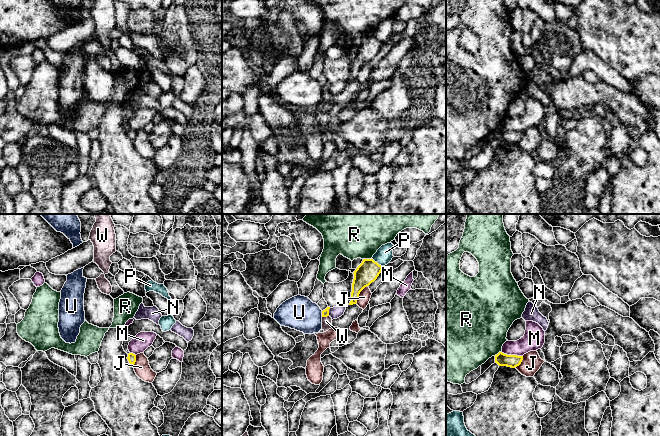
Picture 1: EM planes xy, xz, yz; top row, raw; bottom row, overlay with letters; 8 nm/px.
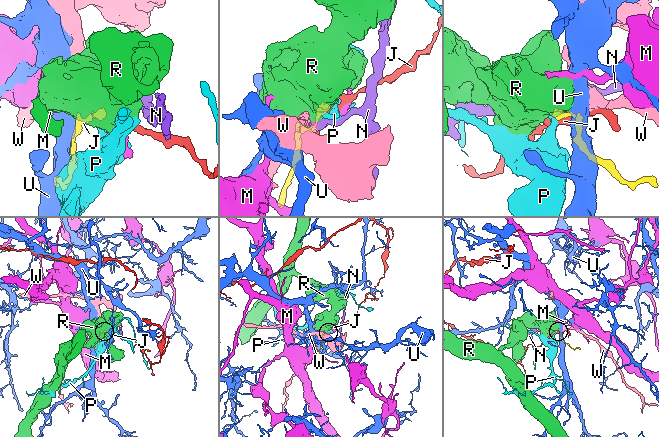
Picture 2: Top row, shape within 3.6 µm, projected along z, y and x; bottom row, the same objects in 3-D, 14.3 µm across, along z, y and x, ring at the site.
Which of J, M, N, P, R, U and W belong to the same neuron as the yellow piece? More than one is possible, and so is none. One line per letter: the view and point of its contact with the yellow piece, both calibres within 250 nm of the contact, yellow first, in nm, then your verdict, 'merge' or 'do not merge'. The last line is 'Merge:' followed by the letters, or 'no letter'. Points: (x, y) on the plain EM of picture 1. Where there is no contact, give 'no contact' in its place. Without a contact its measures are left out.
J: contact xz (359, 69); calibres 180 and 100 nm; do not merge
M: contact yz (512, 131); calibres 100 and 180 nm; do not merge
N: contact xz (328, 88); calibres 60 and 90 nm; do not merge
P: contact xz (376, 38); calibres 180 and 140 nm; do not merge
R: contact xz (367, 35); calibres 180 and 280 nm; do not merge
U: contact xz (322, 90); calibres 60 and 280 nm; do not merge
W: contact xz (325, 92); calibres 60 and 80 nm; merge
Merge: W

